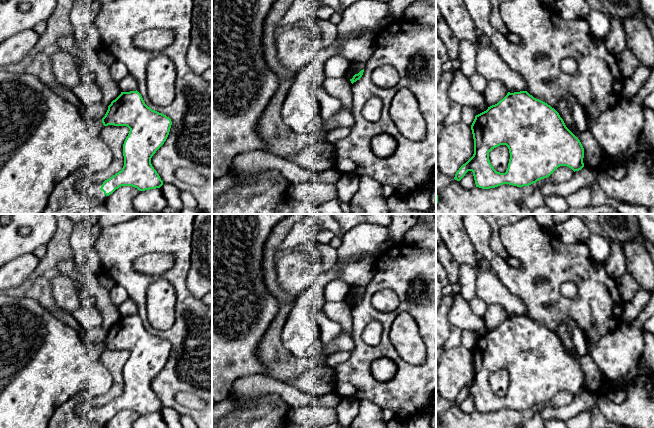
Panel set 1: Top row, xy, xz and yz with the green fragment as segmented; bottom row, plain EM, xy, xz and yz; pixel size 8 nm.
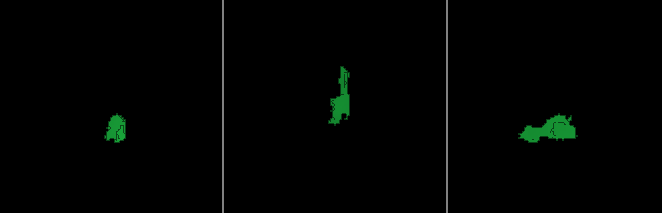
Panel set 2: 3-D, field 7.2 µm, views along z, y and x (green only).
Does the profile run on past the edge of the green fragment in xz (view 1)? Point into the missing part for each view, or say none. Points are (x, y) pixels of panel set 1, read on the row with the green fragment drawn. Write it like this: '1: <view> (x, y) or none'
1: none

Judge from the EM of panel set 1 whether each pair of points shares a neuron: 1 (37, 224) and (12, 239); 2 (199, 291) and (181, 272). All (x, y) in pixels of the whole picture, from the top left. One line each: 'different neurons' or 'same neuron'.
1: same neuron
2: different neurons

